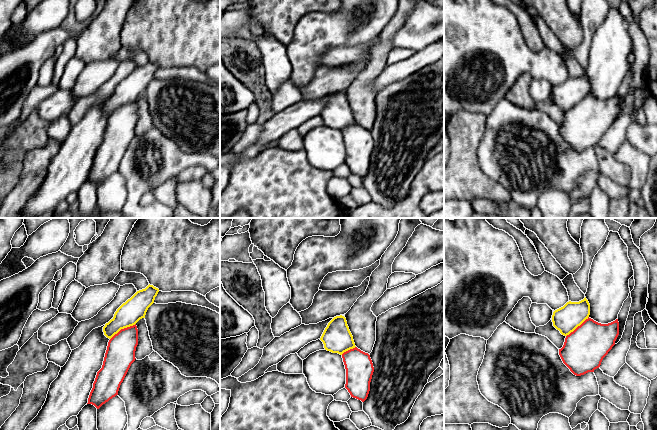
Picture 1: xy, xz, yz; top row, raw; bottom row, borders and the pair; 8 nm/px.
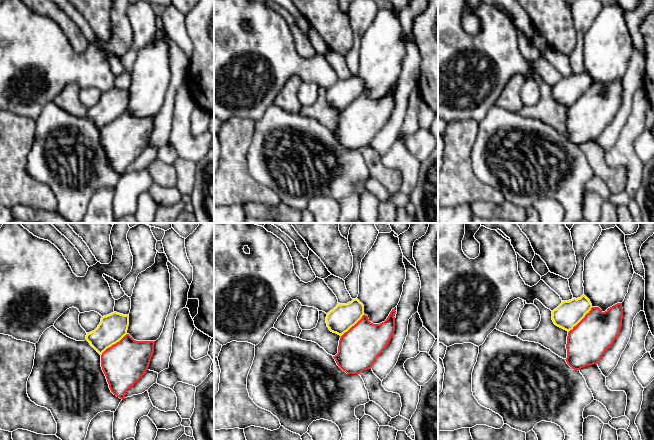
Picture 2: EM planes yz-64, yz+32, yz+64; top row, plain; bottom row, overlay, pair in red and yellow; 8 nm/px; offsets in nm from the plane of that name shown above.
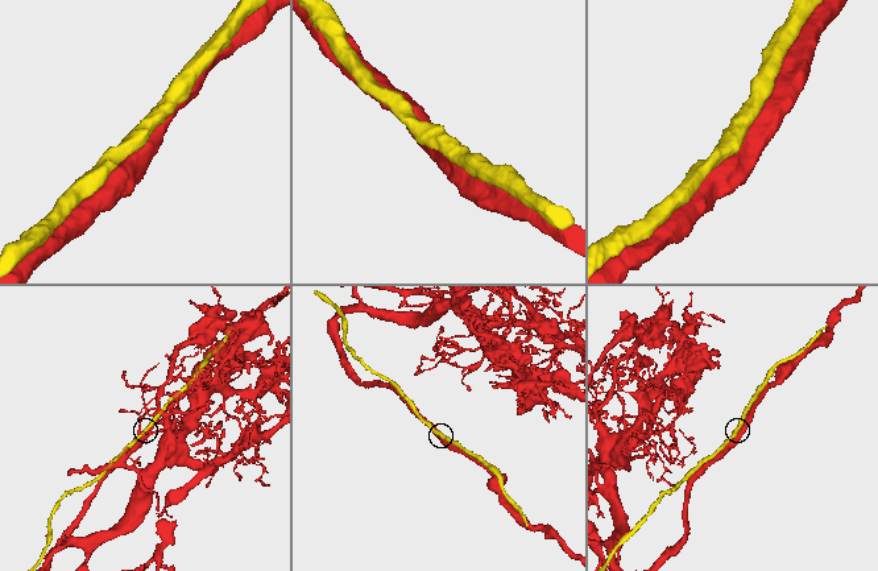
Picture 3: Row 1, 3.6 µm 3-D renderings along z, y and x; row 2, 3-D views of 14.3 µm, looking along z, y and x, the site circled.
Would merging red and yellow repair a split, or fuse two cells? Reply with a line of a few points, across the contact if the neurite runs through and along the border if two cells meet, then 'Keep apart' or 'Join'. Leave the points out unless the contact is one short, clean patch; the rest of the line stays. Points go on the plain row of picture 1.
Keep apart

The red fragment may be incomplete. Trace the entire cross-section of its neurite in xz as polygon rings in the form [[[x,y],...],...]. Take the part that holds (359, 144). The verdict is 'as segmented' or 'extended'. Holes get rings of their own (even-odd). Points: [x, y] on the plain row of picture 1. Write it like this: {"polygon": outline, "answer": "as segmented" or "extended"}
{"polygon": [[[350,125],[342,130],[346,145],[345,164],[351,173],[364,178],[370,167],[374,143],[370,131],[358,125]]], "answer": "as segmented"}

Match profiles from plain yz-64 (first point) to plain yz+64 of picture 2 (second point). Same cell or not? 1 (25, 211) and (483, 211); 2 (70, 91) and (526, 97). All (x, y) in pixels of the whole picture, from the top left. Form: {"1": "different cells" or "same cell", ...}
{"1": "same cell", "2": "different cells"}

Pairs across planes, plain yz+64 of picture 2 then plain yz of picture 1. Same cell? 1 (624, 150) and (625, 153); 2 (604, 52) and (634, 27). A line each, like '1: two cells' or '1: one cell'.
1: one cell
2: two cells

